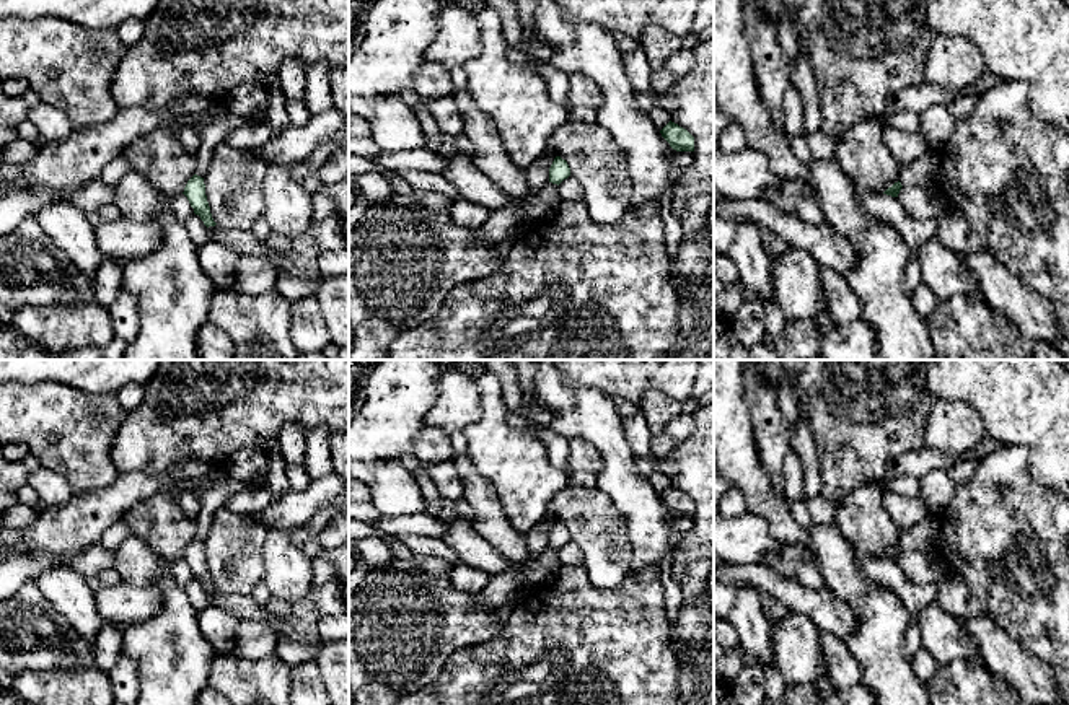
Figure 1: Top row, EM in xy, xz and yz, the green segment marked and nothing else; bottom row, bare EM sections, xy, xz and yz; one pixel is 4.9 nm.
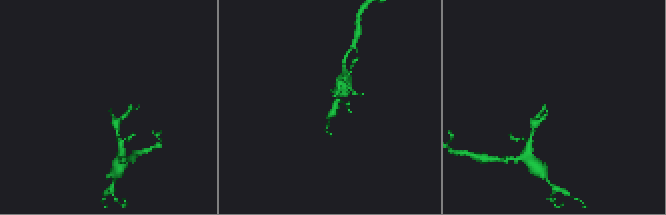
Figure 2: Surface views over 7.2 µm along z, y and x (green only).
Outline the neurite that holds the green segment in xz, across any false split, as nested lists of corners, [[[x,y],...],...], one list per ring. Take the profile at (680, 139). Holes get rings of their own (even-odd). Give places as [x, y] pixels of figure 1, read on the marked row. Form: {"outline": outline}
{"outline": [[[668,122],[662,130],[662,137],[676,151],[694,151],[694,137],[675,122]]]}

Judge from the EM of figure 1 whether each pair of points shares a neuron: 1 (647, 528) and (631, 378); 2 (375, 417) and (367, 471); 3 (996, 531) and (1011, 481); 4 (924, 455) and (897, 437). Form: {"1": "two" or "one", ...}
{"1": "two", "2": "two", "3": "one", "4": "two"}

